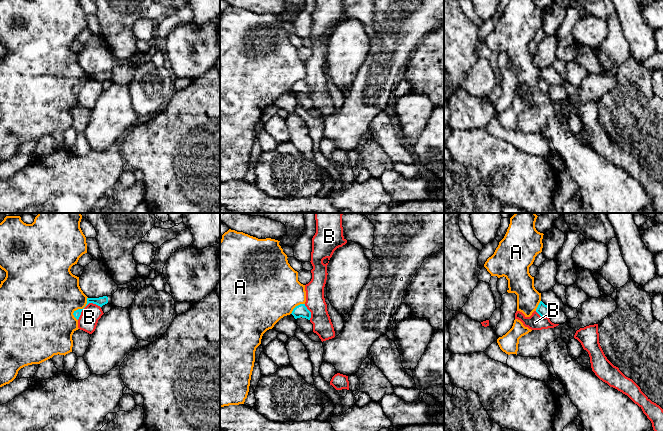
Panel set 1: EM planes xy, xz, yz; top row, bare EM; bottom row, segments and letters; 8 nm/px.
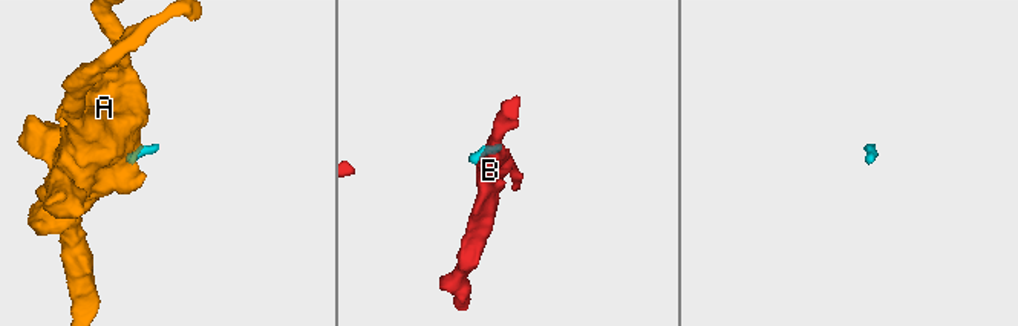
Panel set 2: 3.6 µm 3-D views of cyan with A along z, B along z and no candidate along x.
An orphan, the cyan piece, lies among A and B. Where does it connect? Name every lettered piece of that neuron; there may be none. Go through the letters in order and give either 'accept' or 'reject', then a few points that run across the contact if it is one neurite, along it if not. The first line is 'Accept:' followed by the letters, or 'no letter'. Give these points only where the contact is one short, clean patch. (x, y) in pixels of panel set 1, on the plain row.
Accept: no letter
A: reject | xy (87, 73), (87, 79), (73, 89), (77, 96)
B: reject | xy (100, 82), (89, 79), (77, 95)

